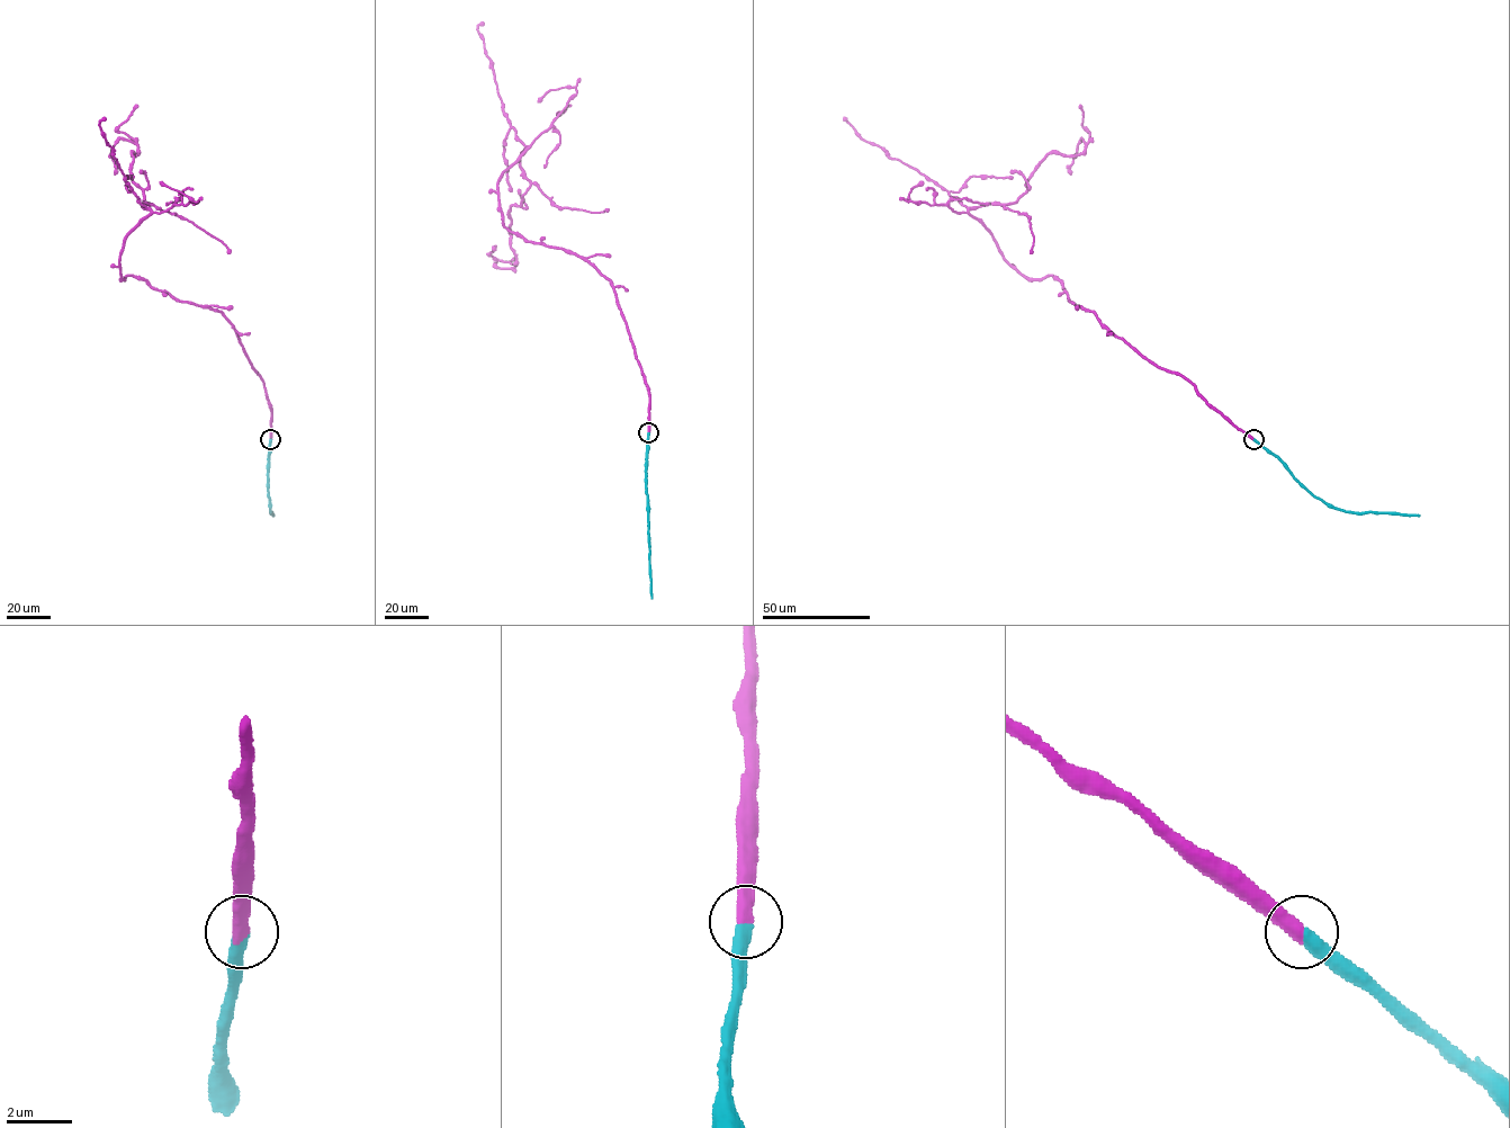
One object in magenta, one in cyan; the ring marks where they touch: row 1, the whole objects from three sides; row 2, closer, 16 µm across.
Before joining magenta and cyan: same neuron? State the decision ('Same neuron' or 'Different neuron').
Same neuron

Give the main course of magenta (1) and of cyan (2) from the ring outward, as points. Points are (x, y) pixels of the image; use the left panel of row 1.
1: (270, 439), (264, 384), (222, 313), (122, 278), (152, 204), (117, 130), (137, 105)
2: (270, 439), (268, 497), (273, 516)

